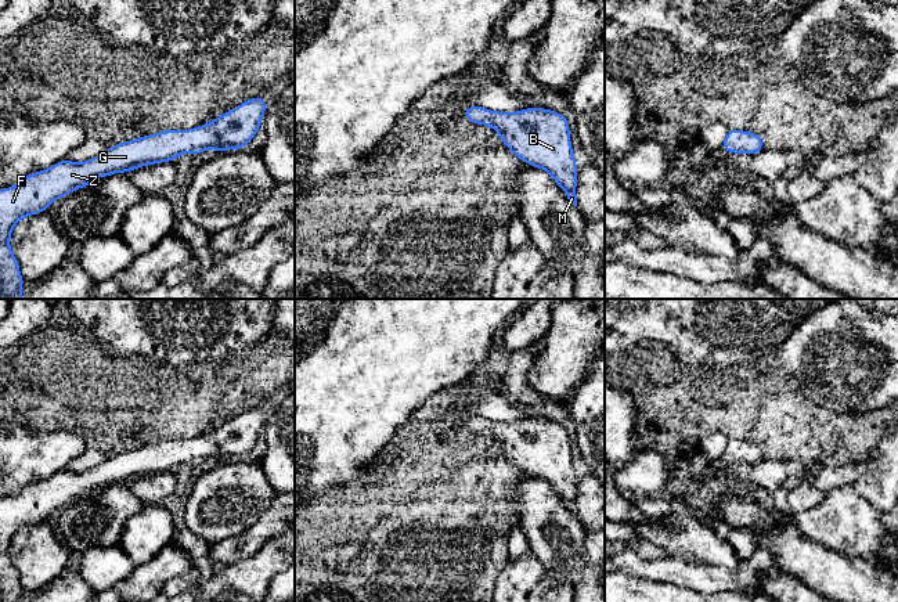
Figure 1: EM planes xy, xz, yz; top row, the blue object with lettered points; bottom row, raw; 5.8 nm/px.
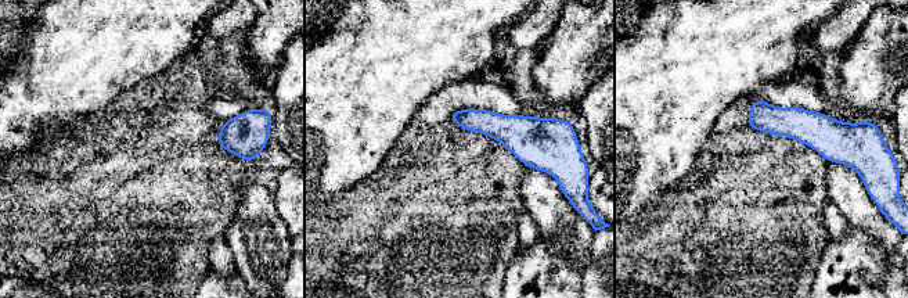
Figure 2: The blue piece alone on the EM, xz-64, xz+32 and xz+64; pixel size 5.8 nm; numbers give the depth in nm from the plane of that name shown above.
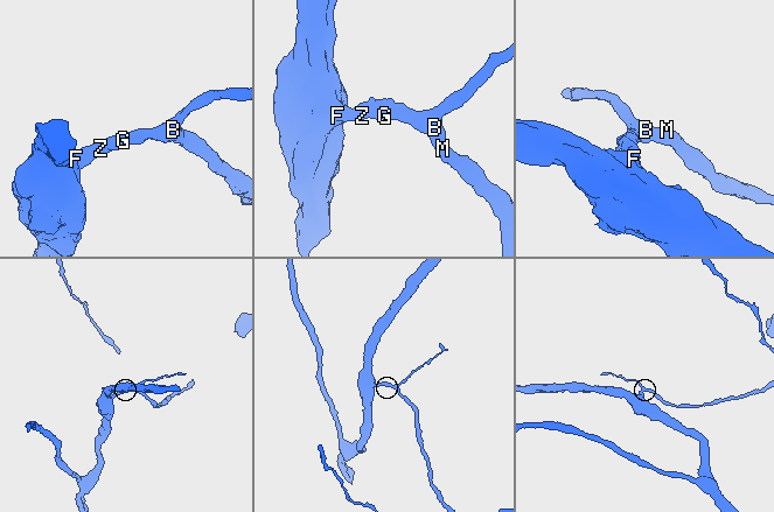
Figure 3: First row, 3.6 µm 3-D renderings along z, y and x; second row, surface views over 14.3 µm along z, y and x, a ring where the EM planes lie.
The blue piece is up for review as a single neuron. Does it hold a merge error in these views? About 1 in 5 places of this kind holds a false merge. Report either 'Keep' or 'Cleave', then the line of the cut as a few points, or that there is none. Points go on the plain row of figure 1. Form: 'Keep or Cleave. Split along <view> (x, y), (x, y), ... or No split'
Keep. No split

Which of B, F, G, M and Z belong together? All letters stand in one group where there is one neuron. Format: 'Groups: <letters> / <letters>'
Groups: B F G M Z

